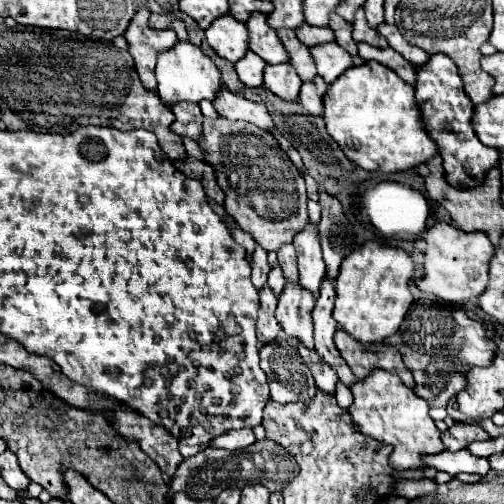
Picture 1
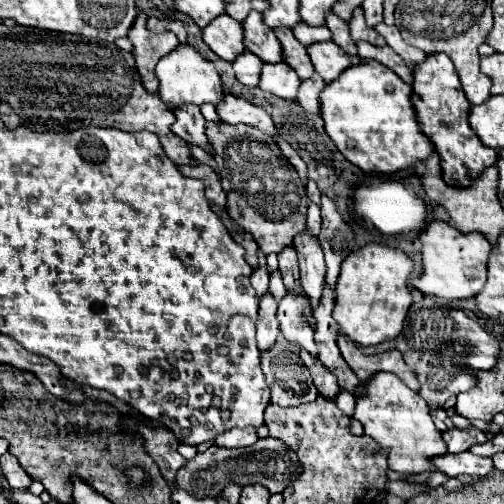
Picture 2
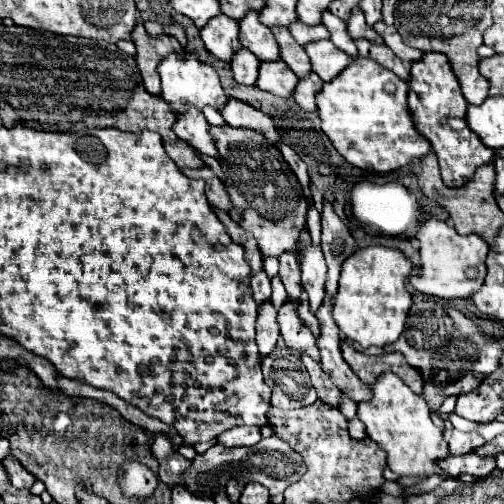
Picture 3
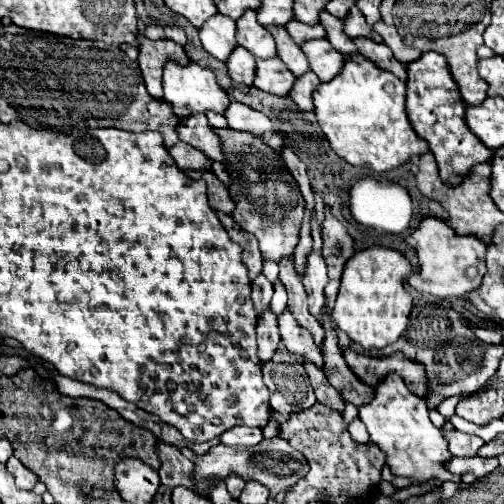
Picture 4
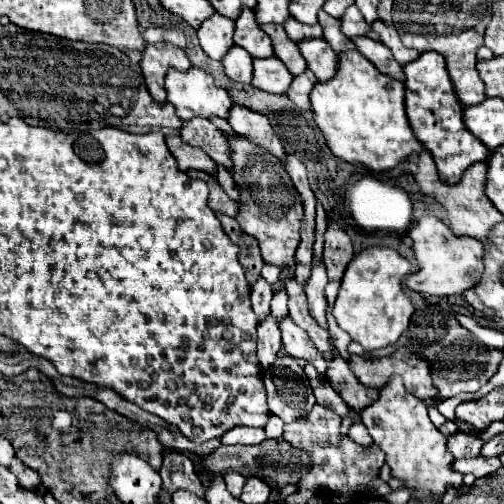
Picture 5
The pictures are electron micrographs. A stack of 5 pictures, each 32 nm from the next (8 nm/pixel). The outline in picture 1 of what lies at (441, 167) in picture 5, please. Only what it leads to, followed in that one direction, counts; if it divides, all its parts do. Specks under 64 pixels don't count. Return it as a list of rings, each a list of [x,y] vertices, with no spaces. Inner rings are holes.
[[[446,54],[430,56],[430,60],[418,68],[418,80],[414,88],[426,130],[436,140],[440,156],[444,158],[446,180],[456,188],[478,188],[484,182],[488,168],[498,164],[500,152],[484,146],[478,140],[472,126],[474,104],[464,92],[464,82],[456,70],[456,64]]]

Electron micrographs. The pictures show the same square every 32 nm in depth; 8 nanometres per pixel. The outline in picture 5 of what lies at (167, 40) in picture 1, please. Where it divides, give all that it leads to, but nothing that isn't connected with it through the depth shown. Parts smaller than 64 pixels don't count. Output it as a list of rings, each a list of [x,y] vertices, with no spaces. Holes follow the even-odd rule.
[[[158,42],[158,44],[148,44],[142,52],[142,60],[140,60],[140,68],[146,80],[146,88],[152,94],[152,98],[158,104],[166,102],[166,90],[164,90],[164,74],[166,70],[174,66],[178,70],[188,70],[190,68],[190,60],[186,56],[186,52],[170,42]]]

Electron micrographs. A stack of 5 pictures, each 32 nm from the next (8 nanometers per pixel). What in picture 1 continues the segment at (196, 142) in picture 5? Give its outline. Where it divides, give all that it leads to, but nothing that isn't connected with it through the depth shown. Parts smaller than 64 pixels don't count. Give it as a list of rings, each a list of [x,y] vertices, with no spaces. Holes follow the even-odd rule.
[[[182,102],[170,106],[173,114],[176,116],[171,125],[171,130],[178,136],[190,136],[192,140],[200,138],[202,130],[202,112],[199,104],[192,102]]]

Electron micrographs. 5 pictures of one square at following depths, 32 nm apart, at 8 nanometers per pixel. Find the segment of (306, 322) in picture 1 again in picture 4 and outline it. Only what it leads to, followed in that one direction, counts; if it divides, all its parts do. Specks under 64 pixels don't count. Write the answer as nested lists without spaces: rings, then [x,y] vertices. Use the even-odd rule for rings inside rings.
[[[284,308],[282,314],[278,316],[278,324],[280,324],[280,334],[282,334],[282,340],[284,340],[284,346],[298,354],[298,356],[304,356],[304,358],[310,358],[316,366],[322,368],[322,354],[320,354],[320,348],[314,344],[314,338],[312,334],[302,328],[294,314],[290,312],[290,308]]]

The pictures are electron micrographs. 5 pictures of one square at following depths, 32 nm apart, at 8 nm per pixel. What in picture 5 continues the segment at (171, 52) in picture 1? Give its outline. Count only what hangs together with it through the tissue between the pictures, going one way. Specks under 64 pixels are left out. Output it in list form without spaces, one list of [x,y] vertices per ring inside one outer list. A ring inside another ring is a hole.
[[[190,66],[186,72],[168,68],[164,84],[168,102],[174,104],[182,120],[192,120],[194,116],[208,118],[210,114],[220,118],[228,116],[232,100],[224,88],[214,84],[210,72],[196,66]]]

